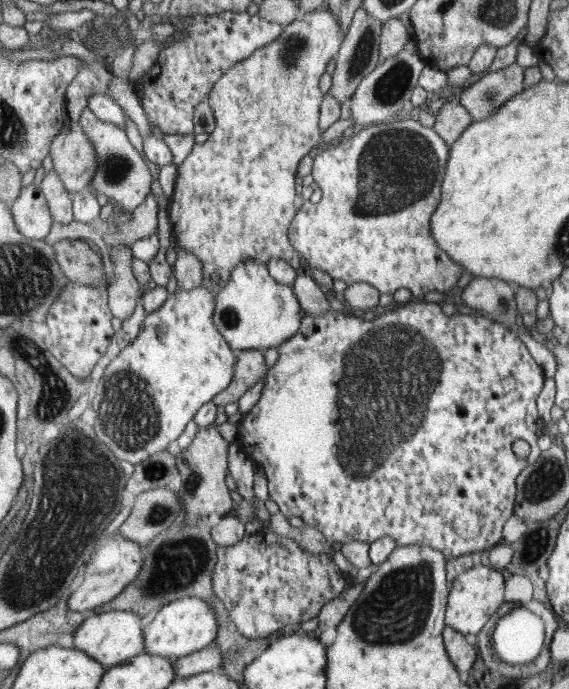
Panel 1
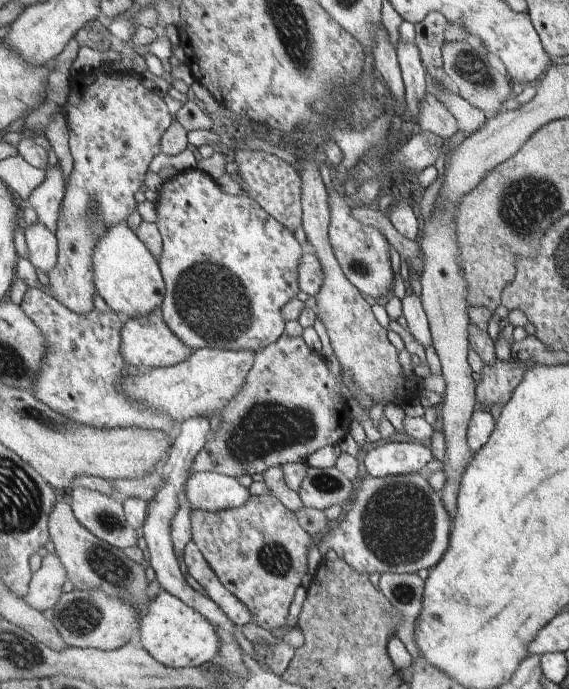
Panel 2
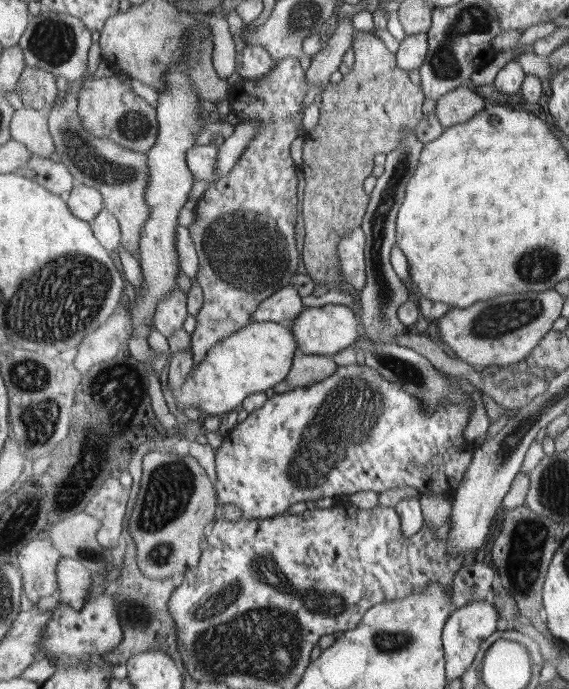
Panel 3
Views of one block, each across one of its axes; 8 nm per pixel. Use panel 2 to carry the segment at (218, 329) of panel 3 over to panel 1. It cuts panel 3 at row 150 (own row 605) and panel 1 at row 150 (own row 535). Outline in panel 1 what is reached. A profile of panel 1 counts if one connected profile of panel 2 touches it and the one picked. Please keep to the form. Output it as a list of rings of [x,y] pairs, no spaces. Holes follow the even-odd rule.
[[[326,7],[308,14],[301,14],[297,21],[292,22],[284,29],[278,40],[271,42],[270,45],[263,46],[262,49],[255,50],[246,61],[232,65],[232,68],[228,69],[223,77],[215,83],[214,90],[206,100],[213,110],[216,126],[209,138],[205,142],[195,143],[190,154],[178,164],[176,182],[169,202],[168,217],[172,224],[171,232],[176,243],[186,251],[198,256],[203,272],[201,284],[214,294],[220,293],[220,290],[224,289],[226,283],[231,280],[232,269],[236,268],[236,265],[243,264],[244,261],[254,259],[254,261],[267,264],[268,260],[276,257],[283,258],[293,269],[298,269],[300,266],[300,256],[298,256],[295,247],[291,245],[290,239],[291,223],[295,219],[296,212],[302,206],[302,200],[296,200],[296,176],[294,174],[296,174],[296,168],[298,168],[298,162],[302,160],[302,156],[306,156],[310,152],[310,148],[314,148],[318,143],[316,140],[320,136],[320,129],[322,129],[320,127],[320,116],[323,104],[318,80],[324,74],[326,64],[342,48],[344,36],[343,26],[340,24],[333,12]],[[212,274],[220,276],[218,282],[212,279]]]

